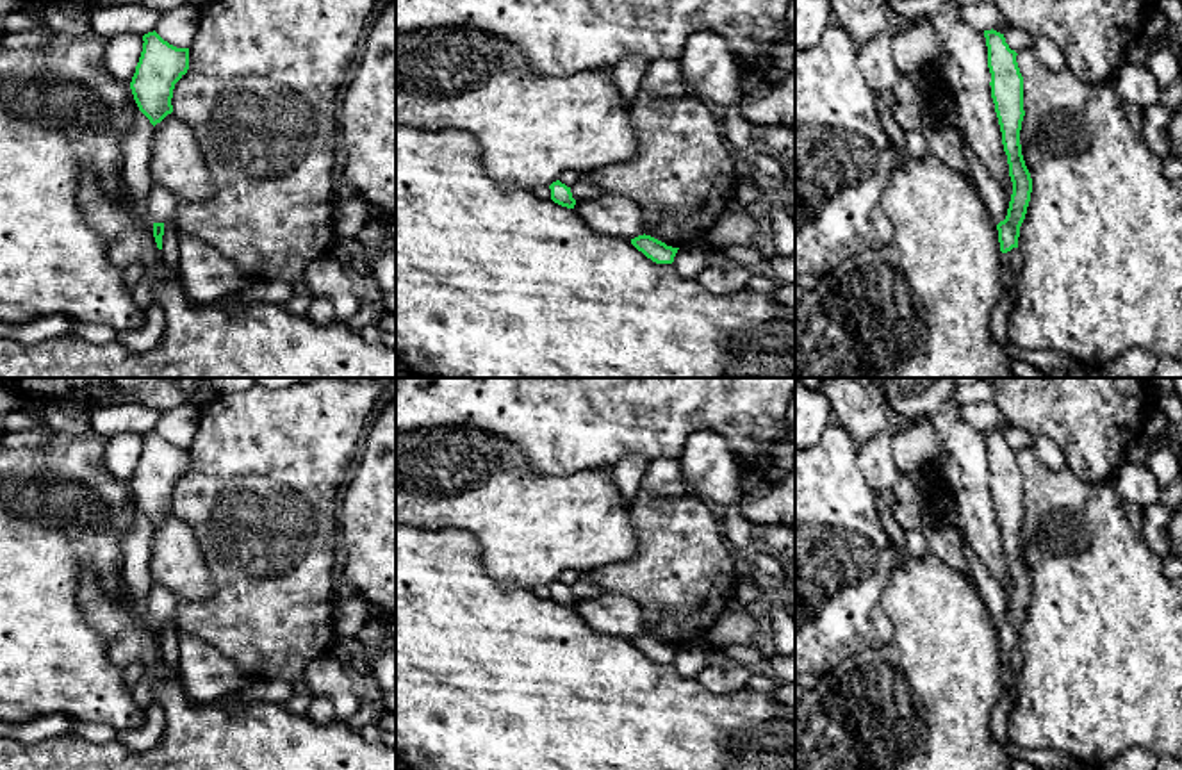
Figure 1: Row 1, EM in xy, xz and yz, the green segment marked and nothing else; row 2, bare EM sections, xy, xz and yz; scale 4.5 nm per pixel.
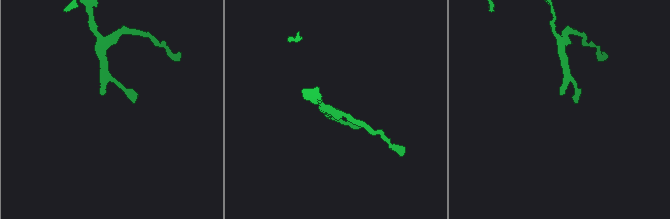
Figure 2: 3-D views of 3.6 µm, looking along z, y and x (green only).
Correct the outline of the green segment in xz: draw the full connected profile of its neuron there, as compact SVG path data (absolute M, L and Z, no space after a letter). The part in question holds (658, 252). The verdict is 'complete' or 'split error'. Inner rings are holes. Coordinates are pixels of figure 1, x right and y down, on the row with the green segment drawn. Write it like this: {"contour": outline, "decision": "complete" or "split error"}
{"contour": "M645 233L631 239L631 244L656 264L672 264L679 250Z", "decision": "complete"}

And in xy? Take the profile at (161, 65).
{"contour": "M155 30L144 34L143 41L130 89L139 111L155 127L173 112L173 89L189 70L189 48L169 45Z", "decision": "complete"}

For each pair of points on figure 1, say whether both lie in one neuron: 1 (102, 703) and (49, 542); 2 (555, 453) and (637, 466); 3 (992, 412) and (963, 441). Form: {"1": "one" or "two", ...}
{"1": "one", "2": "two", "3": "two"}

